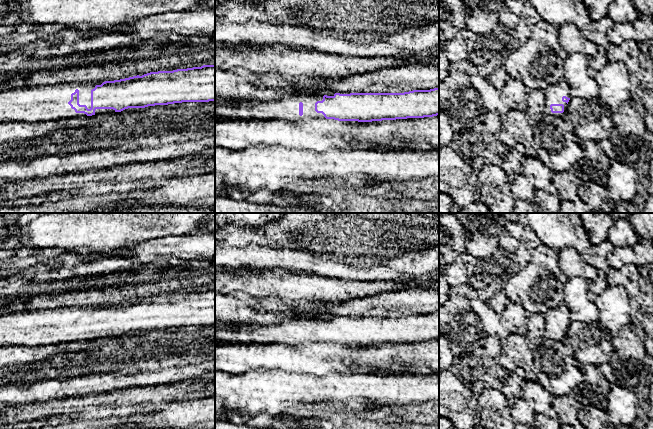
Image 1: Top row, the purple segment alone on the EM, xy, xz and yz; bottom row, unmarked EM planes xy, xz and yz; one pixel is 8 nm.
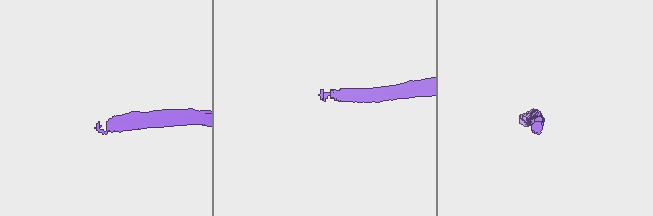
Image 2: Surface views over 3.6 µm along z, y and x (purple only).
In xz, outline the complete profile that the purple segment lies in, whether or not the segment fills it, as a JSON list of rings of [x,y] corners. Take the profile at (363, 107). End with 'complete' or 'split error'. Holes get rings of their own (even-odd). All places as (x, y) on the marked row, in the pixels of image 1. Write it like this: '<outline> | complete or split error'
[[[439,87],[404,93],[350,93],[332,95],[306,94],[302,96],[260,101],[243,98],[231,104],[215,105],[215,119],[334,119],[338,121],[372,122],[439,115]]] | split error

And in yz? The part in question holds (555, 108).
[[[561,81],[549,86],[545,91],[544,113],[559,118],[565,118],[568,102],[571,98],[570,88],[566,81]]] | split error

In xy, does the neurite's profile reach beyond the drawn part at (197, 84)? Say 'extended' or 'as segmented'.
extended

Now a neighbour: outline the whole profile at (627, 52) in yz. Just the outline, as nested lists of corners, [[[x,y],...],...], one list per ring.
[[[628,39],[620,45],[611,44],[606,51],[608,62],[622,62],[629,73],[635,73],[643,87],[653,88],[653,61],[644,46]]]

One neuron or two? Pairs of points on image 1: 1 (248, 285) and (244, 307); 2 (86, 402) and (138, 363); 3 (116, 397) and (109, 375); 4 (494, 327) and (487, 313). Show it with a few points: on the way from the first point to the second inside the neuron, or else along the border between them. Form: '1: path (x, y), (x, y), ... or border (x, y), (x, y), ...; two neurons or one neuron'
1: border (225, 293), (244, 291), (254, 296), (269, 297); two neurons
2: border (99, 393), (76, 395), (74, 397); two neurons
3: border (132, 386), (126, 389), (116, 389), (111, 392); two neurons
4: path (492, 324), (488, 316); one neuron

